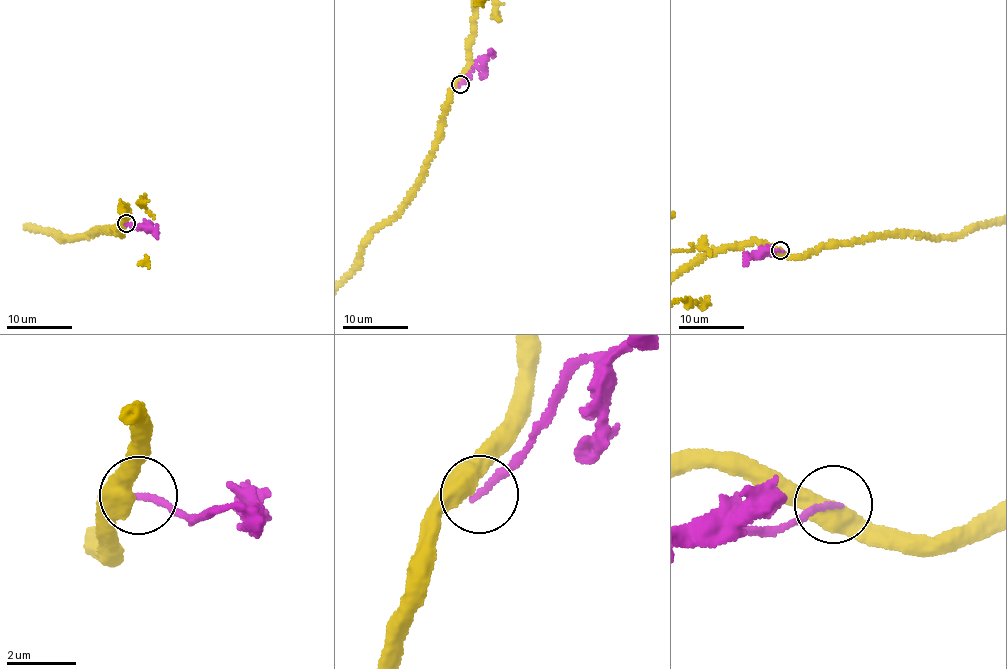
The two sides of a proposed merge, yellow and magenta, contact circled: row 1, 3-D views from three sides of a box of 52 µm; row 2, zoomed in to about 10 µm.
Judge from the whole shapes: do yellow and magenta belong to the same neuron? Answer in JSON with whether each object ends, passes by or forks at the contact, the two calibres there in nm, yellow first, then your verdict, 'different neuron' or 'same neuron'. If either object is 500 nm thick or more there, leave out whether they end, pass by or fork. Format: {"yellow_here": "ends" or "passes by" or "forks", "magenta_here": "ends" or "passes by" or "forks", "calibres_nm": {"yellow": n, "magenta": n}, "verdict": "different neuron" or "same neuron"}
{"calibres_nm": {"yellow": 500, "magenta": 180}, "verdict": "different neuron"}

